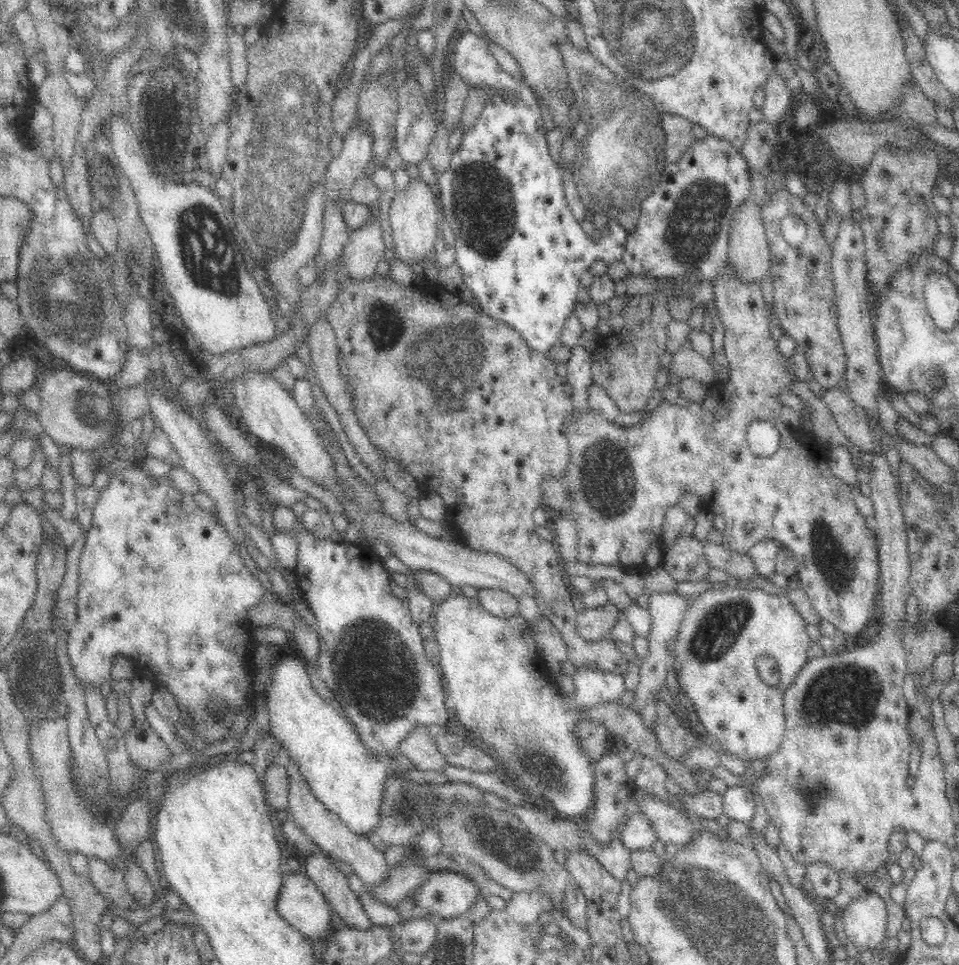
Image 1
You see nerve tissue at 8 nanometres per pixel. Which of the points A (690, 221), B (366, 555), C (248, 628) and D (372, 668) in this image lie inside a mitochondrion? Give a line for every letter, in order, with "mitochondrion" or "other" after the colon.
A: mitochondrion
B: other
C: other
D: mitochondrion

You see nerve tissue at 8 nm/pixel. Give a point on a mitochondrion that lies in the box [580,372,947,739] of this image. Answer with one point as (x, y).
(841, 696)

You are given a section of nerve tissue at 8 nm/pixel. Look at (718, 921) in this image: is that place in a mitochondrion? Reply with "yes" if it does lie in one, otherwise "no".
yes

